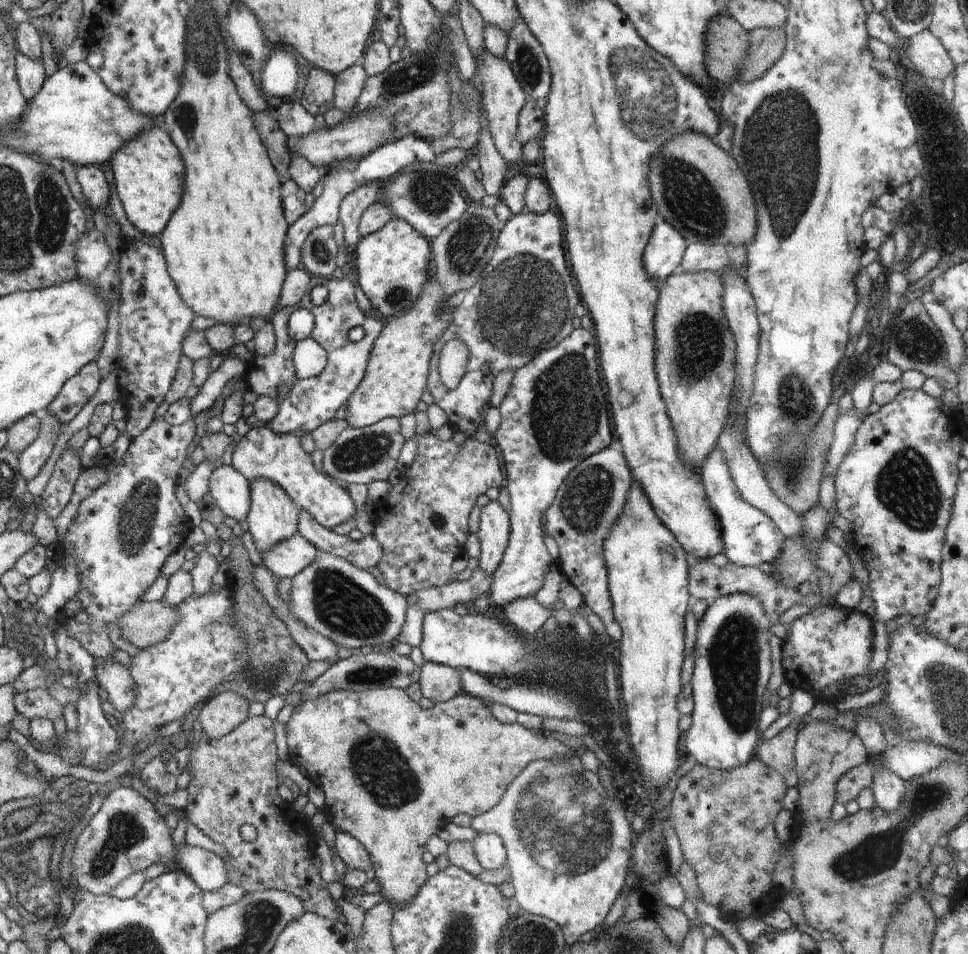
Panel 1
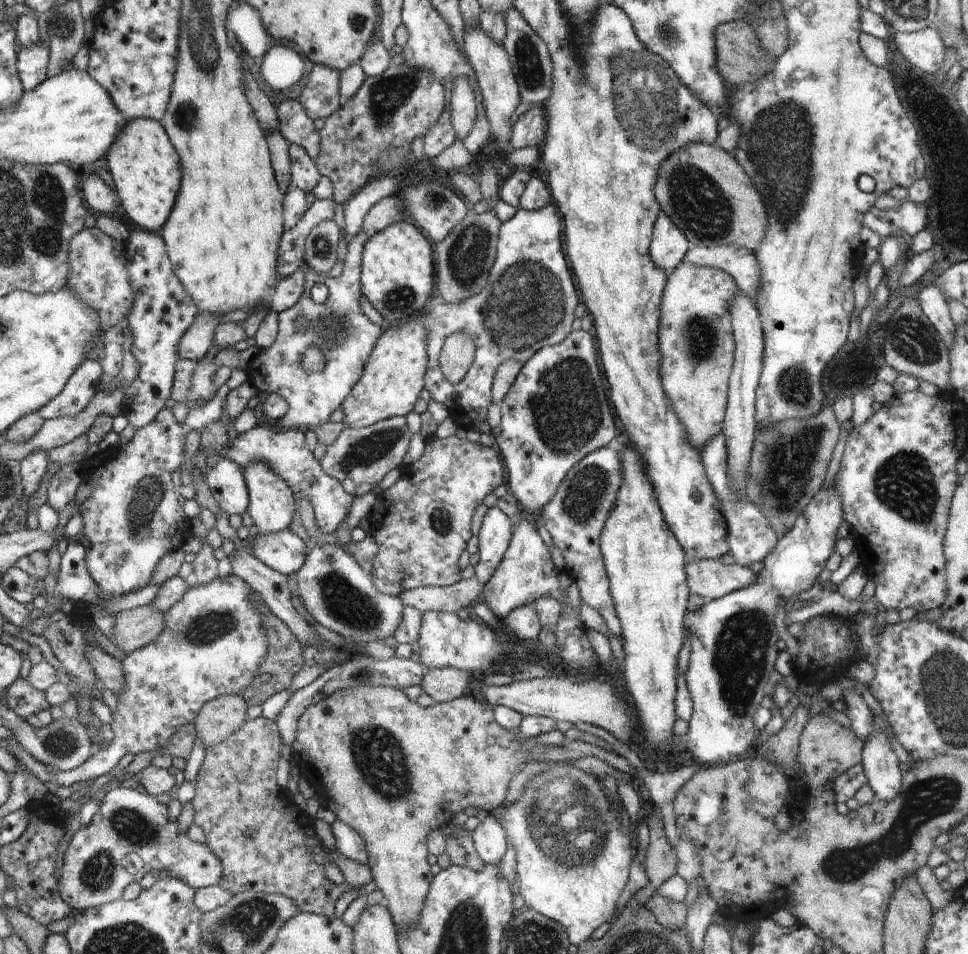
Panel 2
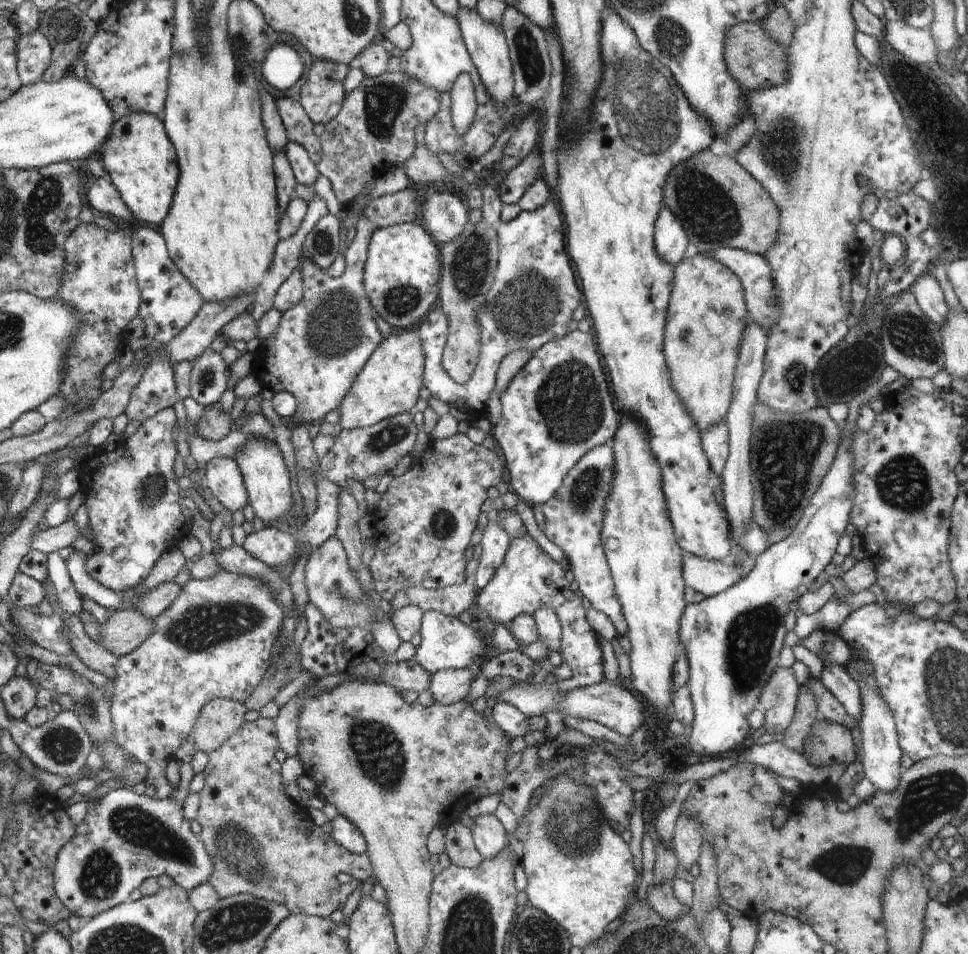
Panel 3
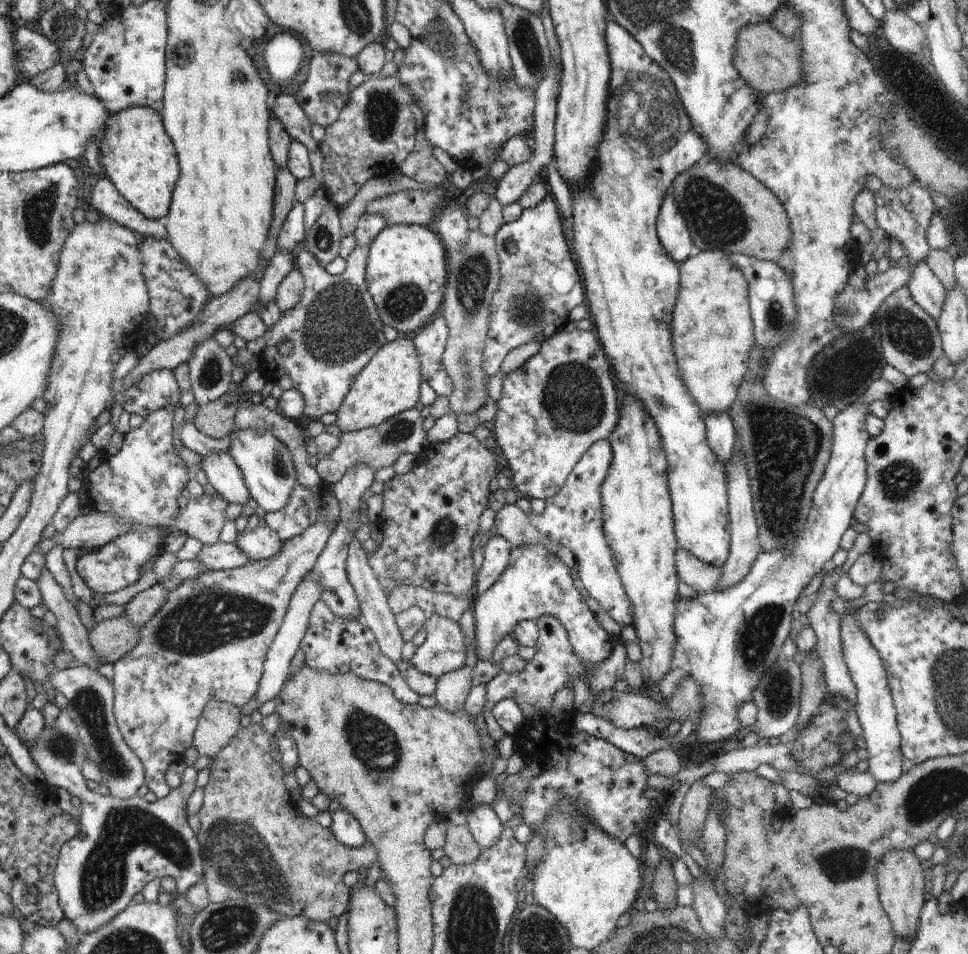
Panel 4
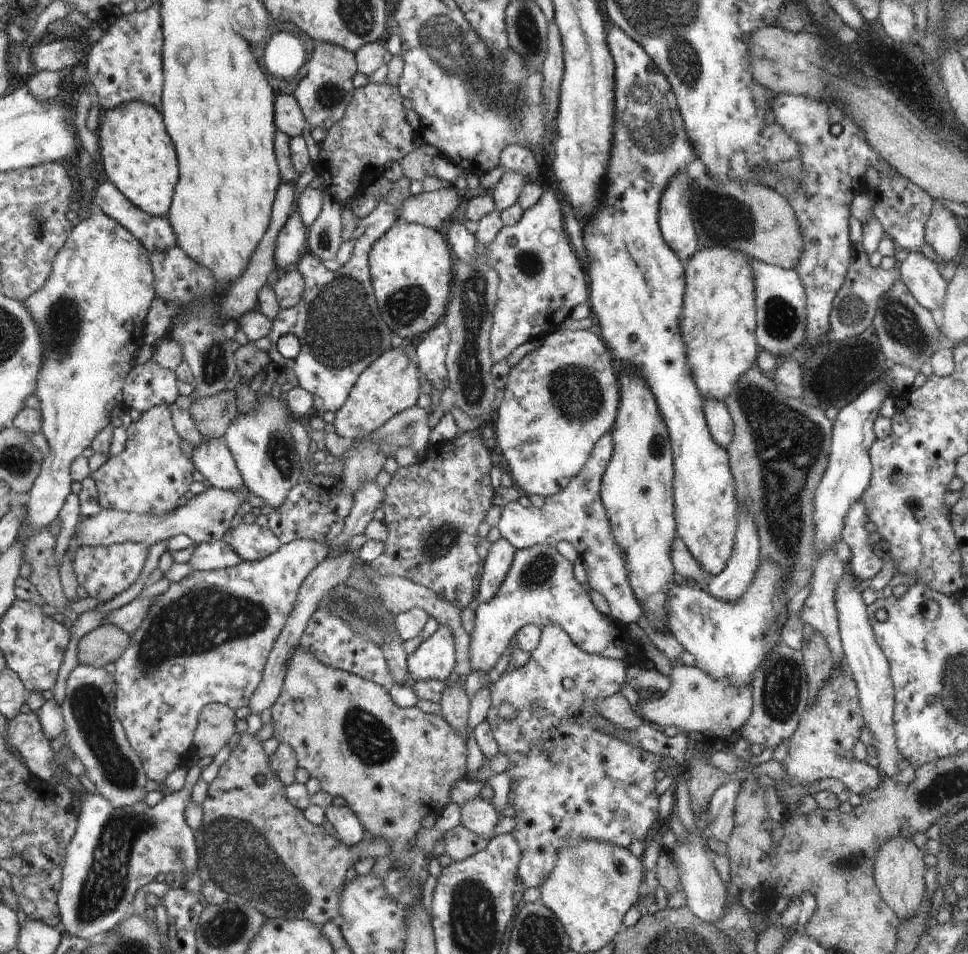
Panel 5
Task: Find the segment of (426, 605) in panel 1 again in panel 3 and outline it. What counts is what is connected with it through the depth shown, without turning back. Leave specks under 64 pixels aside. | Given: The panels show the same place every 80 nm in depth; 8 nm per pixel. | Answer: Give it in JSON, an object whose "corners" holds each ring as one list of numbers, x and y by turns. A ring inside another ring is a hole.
{"corners":[[471,580,458,586,431,590,408,586,406,590,396,592,396,596,390,603,396,610,413,605,423,612,437,611,445,616,459,617,462,612,473,610,477,594,477,588]]}

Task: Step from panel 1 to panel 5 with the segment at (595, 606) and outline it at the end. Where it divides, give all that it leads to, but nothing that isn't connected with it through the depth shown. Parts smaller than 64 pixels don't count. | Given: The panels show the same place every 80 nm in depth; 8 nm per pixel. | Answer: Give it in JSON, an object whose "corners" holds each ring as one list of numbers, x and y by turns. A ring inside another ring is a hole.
{"corners":[[606,433,596,441,583,470,571,478,562,492,547,497,541,508,524,507,517,500,509,502,502,509,497,527,502,538,516,549,527,549,542,543,554,546,561,540,570,542,584,560,589,578,587,583,592,590,597,590,608,601,609,616,618,624,627,626,631,622,636,623,643,614,643,610,628,582,625,558,613,535,600,496,602,475,605,473,612,453,613,442,610,433]]}

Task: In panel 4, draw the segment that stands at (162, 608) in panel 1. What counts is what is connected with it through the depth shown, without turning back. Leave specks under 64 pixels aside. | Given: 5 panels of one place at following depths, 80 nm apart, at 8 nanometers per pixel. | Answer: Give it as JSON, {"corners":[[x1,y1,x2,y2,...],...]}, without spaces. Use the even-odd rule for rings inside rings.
{"corners":[[123,615,103,620,88,634,92,650,100,656,100,662,113,664,133,650,140,640,140,626,132,626]]}

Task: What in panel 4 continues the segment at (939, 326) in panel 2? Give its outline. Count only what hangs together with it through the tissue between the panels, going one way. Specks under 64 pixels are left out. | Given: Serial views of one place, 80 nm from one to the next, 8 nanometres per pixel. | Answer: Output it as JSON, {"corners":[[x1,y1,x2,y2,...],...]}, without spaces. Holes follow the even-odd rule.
{"corners":[[920,262,916,268,912,266,910,282,906,284,912,299,932,319,938,320,948,296,942,282,933,274,926,262]]}

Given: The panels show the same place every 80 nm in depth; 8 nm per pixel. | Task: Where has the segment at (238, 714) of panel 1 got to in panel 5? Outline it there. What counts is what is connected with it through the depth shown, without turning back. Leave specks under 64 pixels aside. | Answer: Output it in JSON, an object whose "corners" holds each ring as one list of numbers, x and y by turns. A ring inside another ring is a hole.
{"corners":[[222,703,207,704,198,717,192,753,198,758,214,757,227,745,230,737,237,734,234,728,236,720,233,708]]}

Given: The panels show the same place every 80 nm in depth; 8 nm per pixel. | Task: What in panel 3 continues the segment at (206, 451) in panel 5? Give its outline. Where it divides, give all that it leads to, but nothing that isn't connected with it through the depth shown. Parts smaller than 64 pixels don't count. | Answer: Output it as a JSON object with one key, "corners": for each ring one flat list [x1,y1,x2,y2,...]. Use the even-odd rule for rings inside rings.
{"corners":[[216,458,202,467,206,471,204,487,210,488,213,496,224,508,234,513,248,505,249,499,242,474,232,458]]}

